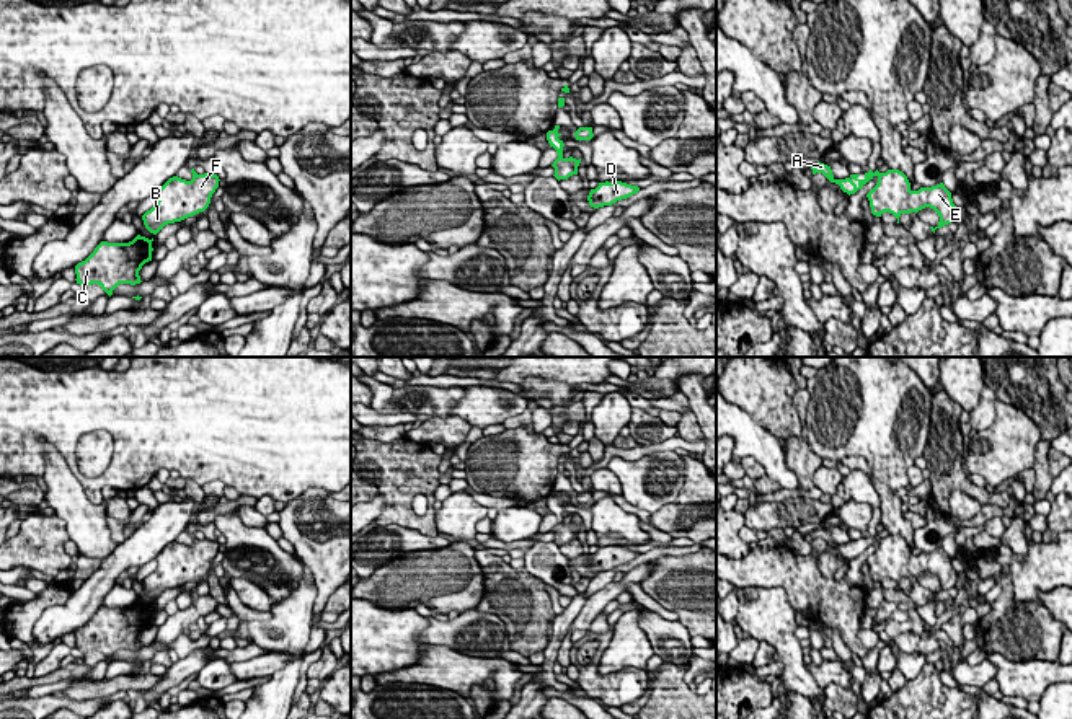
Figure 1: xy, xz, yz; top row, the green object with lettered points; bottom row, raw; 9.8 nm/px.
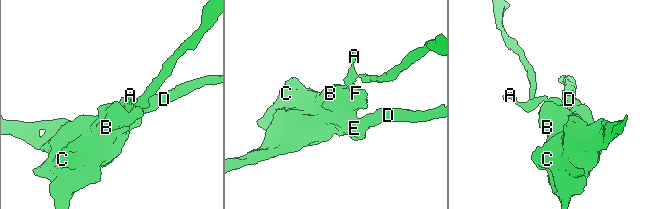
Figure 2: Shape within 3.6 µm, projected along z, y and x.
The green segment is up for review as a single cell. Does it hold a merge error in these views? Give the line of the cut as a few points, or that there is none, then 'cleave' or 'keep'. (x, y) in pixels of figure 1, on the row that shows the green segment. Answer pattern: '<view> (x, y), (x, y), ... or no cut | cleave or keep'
xz (562, 155), (558, 158) | cleave

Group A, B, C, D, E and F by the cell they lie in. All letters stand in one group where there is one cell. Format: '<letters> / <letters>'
A / B C D E F

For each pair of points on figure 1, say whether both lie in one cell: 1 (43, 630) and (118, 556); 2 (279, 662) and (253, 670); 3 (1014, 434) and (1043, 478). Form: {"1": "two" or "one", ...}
{"1": "one", "2": "one", "3": "two"}

